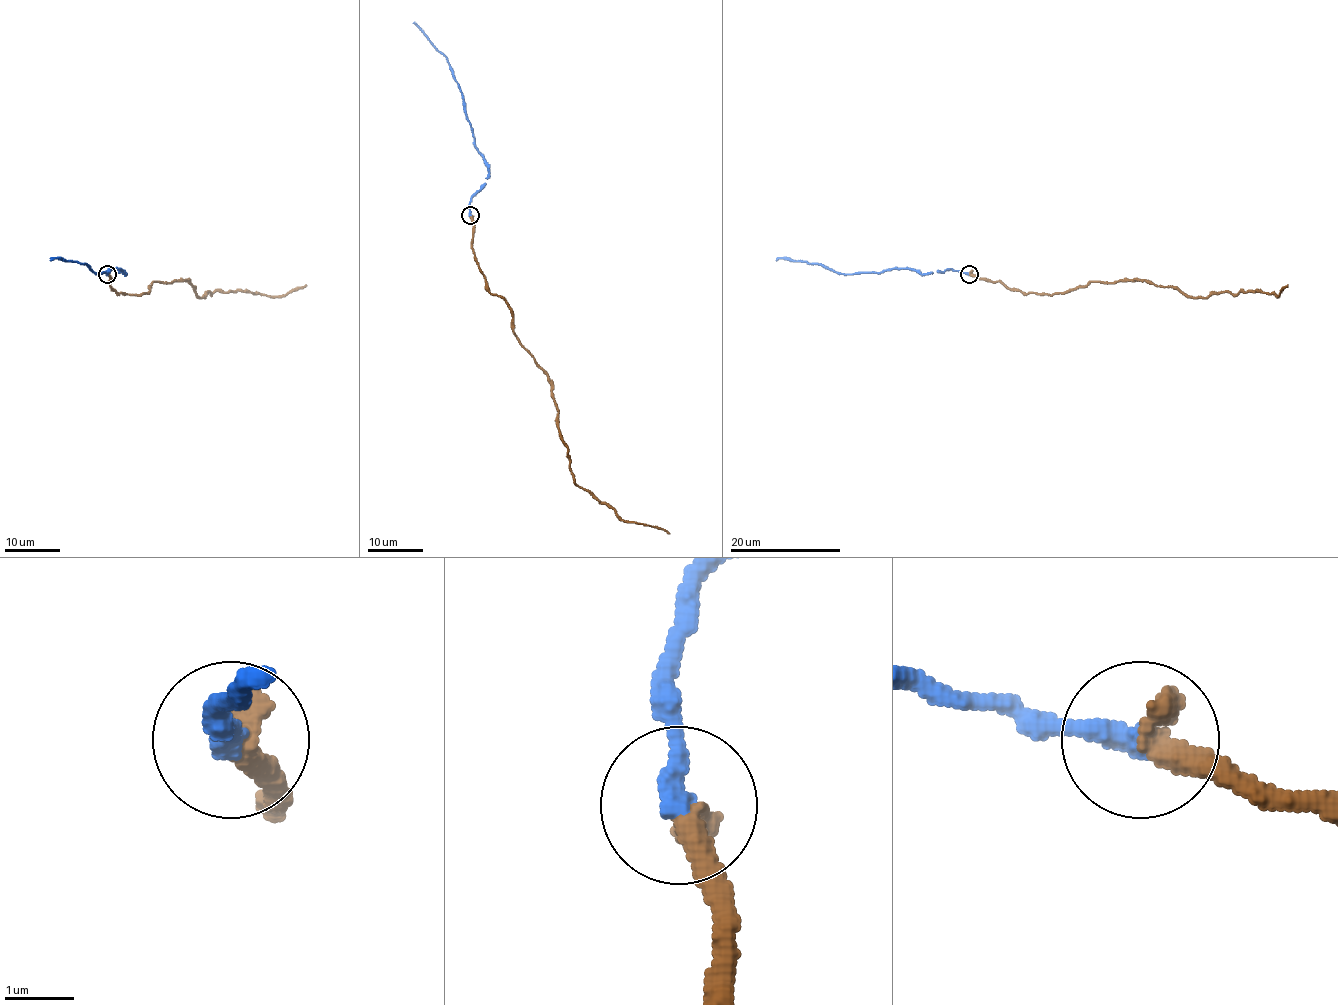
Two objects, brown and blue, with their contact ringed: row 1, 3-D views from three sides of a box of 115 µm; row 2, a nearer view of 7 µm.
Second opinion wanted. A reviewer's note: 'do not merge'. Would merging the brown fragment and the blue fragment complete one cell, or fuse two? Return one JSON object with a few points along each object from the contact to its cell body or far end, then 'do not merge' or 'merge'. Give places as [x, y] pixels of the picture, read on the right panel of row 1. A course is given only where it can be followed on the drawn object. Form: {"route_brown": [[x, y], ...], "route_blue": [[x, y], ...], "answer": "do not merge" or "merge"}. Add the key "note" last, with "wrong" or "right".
{"route_brown": [[970, 273], [1025, 293], [1056, 294], [1093, 282], [1149, 280], [1193, 297], [1255, 290], [1278, 295], [1287, 284]], "route_blue": [[969, 273], [944, 269], [918, 273], [912, 269], [838, 273], [813, 264], [783, 258], [776, 261]], "answer": "merge", "note": "wrong"}

